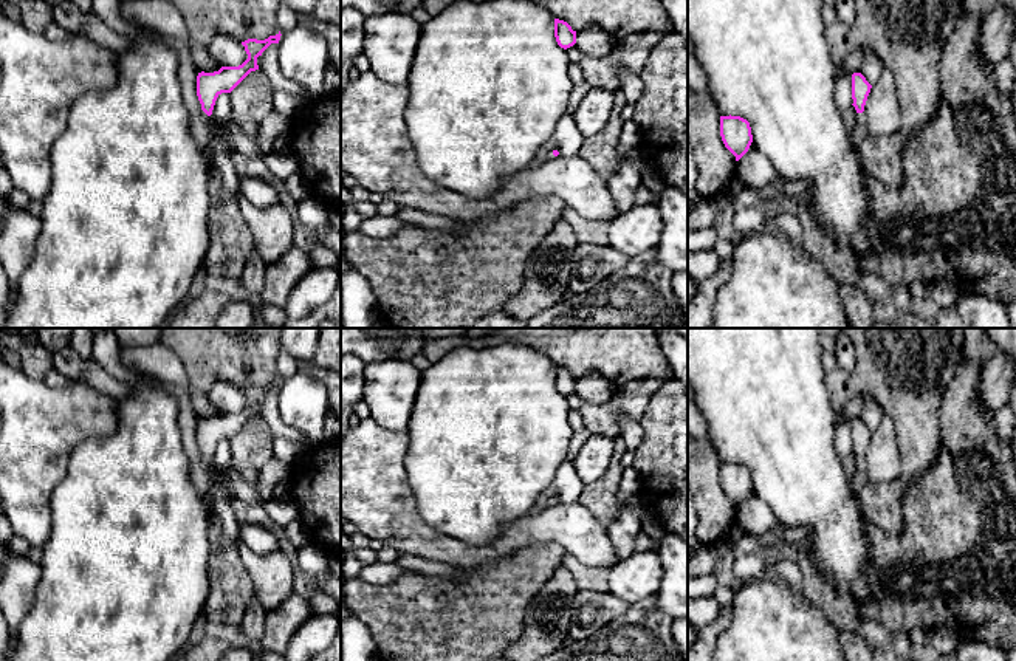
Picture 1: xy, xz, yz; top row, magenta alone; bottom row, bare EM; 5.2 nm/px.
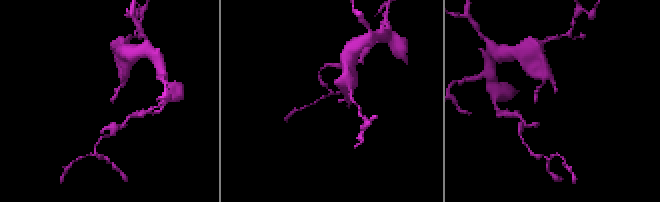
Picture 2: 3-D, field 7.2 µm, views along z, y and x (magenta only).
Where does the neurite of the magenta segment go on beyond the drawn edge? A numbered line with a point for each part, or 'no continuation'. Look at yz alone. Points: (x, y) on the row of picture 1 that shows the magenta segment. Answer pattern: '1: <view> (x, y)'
1: yz (861, 135)

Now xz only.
1: xz (542, 155)

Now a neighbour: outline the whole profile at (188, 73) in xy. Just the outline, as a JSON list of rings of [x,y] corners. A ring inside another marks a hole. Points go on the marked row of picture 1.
[[[163,36],[163,37],[166,45],[173,48],[177,54],[180,56],[178,77],[180,77],[181,96],[183,96],[186,108],[189,111],[201,108],[201,104],[197,96],[198,73],[187,45],[178,37],[169,37],[169,36]]]

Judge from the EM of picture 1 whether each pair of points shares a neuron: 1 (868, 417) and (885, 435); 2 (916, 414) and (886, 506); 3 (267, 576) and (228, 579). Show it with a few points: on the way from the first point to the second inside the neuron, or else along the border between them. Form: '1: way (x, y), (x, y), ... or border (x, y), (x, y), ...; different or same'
1: border (883, 414), (872, 432); different
2: way (916, 437), (916, 460), (902, 483); same
3: border (237, 544), (237, 553), (248, 571), (256, 595); different

